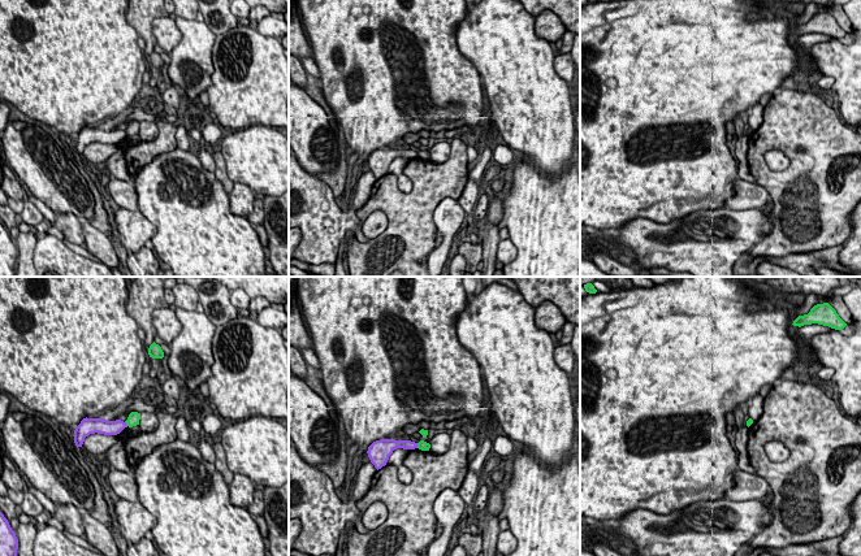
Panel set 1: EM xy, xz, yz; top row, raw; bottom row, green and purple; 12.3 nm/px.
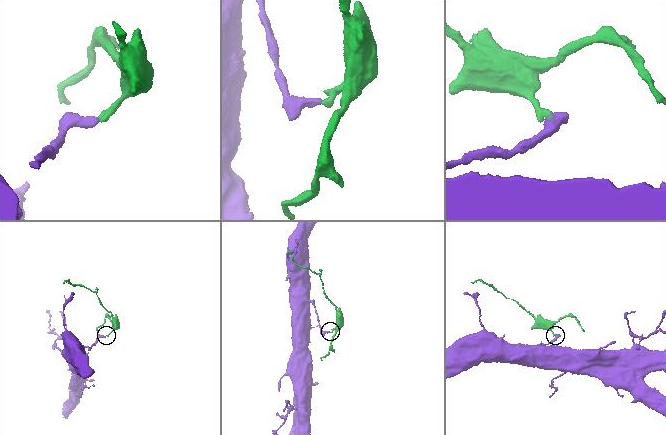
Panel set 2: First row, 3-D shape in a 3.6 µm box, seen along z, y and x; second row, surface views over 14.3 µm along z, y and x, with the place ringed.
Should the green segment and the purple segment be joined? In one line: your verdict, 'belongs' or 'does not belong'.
does not belong

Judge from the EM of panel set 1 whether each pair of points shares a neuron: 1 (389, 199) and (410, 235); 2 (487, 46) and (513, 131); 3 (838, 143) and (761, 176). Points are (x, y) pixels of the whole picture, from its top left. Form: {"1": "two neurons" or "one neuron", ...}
{"1": "one neuron", "2": "one neuron", "3": "one neuron"}

